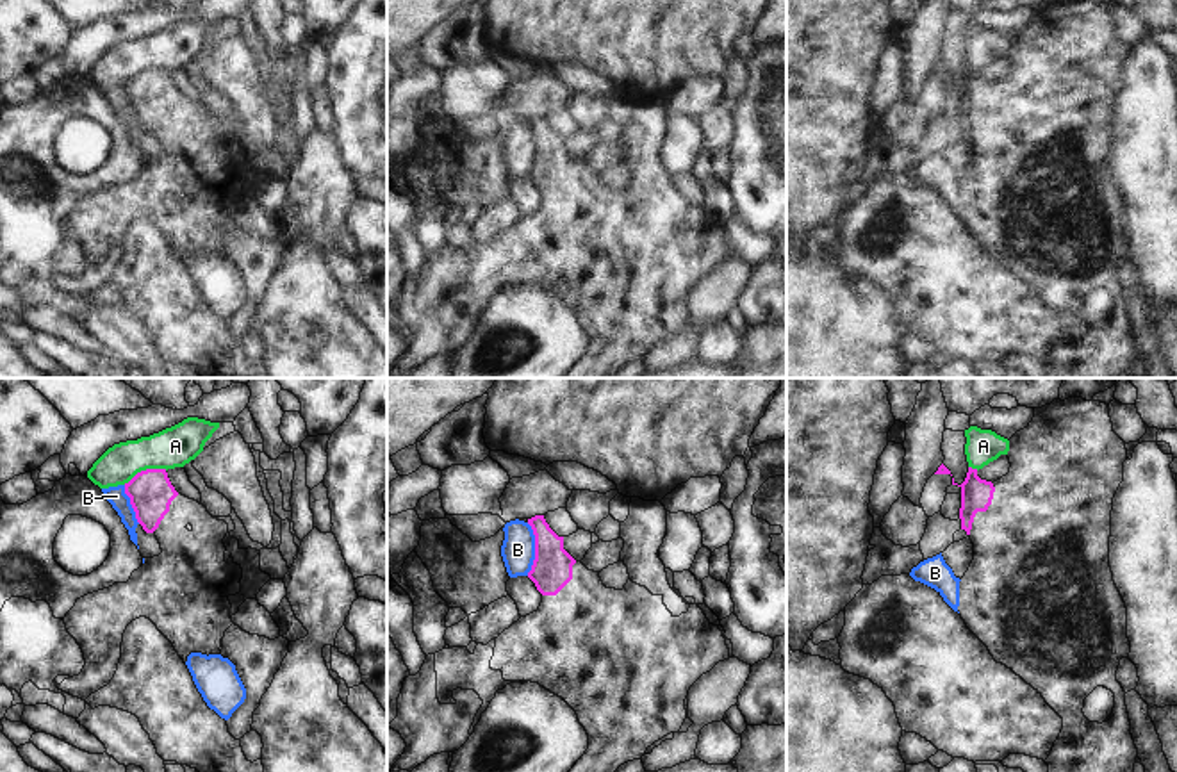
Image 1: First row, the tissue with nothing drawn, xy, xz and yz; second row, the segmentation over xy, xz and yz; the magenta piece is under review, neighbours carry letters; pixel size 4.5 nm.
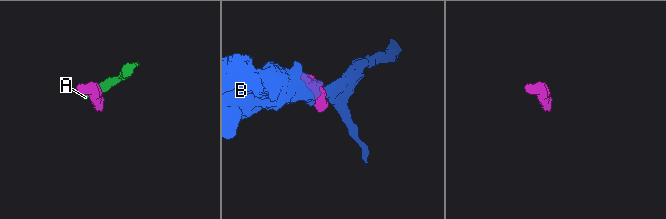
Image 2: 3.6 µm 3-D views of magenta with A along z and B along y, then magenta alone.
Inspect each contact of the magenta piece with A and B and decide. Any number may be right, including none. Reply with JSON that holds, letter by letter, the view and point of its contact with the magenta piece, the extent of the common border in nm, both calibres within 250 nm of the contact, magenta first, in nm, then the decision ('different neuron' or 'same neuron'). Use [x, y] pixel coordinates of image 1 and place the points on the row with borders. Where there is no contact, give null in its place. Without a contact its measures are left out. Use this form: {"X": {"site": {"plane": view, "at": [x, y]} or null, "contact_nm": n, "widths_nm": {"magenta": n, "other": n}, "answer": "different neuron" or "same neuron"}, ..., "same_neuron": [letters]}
{"A": {"site": {"plane": "xy", "at": [147, 469]}, "contact_nm": 220, "widths_nm": {"magenta": 200, "other": 180}, "answer": "different neuron"}, "B": {"site": {"plane": "xz", "at": [535, 550]}, "contact_nm": 240, "widths_nm": {"magenta": 180, "other": 150}, "answer": "different neuron"}, "same_neuron": []}

